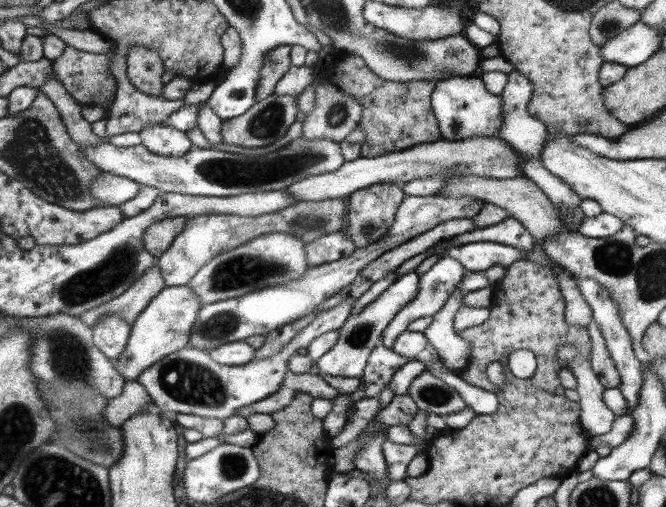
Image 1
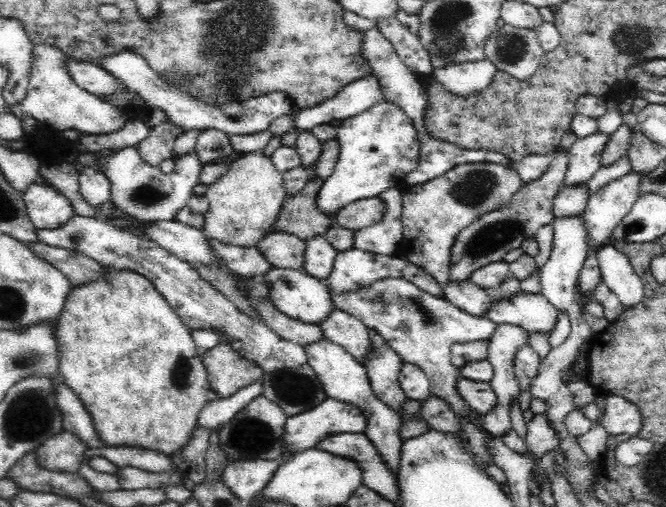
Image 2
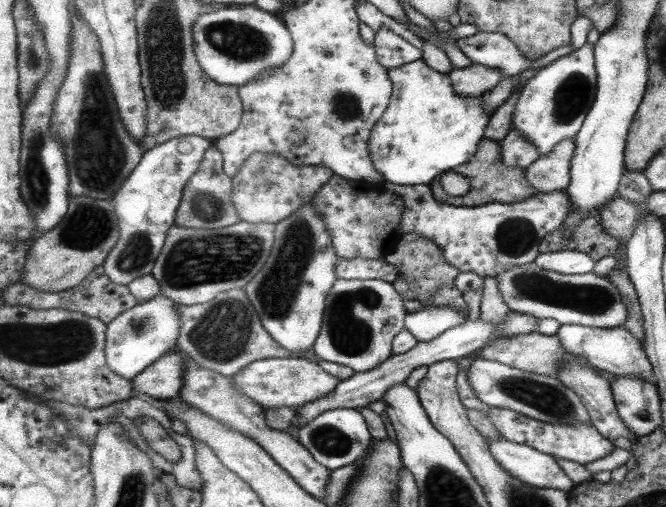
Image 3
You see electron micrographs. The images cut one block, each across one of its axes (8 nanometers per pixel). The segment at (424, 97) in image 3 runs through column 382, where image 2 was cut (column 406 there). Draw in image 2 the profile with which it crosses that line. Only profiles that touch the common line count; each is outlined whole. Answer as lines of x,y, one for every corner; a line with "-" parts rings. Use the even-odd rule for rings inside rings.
378,101
362,114
342,121
335,139
340,145
340,154
316,202
317,208
328,217
334,217
347,204
379,197
386,190
405,184
406,175
416,170
421,159
413,122
390,101

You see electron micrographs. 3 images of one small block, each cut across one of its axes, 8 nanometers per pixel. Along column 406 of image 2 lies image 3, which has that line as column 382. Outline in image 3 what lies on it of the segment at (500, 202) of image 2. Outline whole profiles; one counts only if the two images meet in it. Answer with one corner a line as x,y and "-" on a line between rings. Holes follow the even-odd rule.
332,174
311,200
332,234
338,258
381,259
402,235
400,229
404,201
383,185
351,181

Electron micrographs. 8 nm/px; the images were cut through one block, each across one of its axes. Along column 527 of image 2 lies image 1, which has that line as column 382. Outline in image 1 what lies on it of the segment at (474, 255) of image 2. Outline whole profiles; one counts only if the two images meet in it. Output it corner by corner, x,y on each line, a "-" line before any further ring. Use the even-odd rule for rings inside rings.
387,182
357,190
349,195
349,215
347,215
349,223
347,223
347,229
343,232
345,238
349,238
356,248
365,248
365,246
381,241
381,238
388,234
388,230
395,220
396,210
404,196
404,192
399,186

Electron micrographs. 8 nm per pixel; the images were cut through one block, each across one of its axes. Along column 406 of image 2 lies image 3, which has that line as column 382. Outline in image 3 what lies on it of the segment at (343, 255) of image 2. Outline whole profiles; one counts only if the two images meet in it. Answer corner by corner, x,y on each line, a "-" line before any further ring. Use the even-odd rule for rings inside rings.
339,258
336,262
336,274
343,279
367,280
381,279
392,283
400,276
400,271
392,263
381,259

